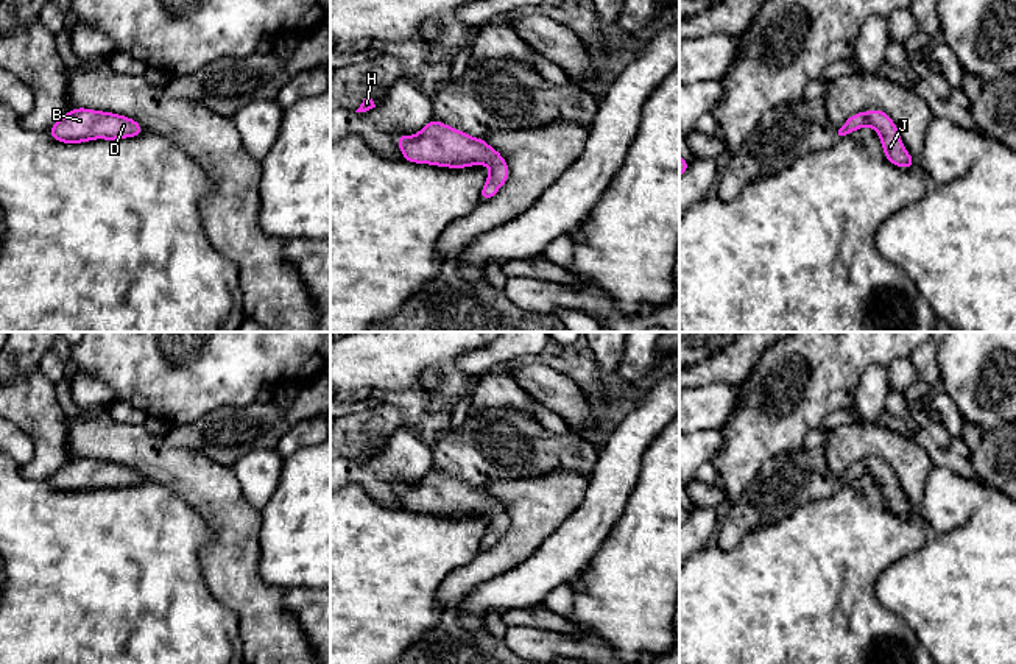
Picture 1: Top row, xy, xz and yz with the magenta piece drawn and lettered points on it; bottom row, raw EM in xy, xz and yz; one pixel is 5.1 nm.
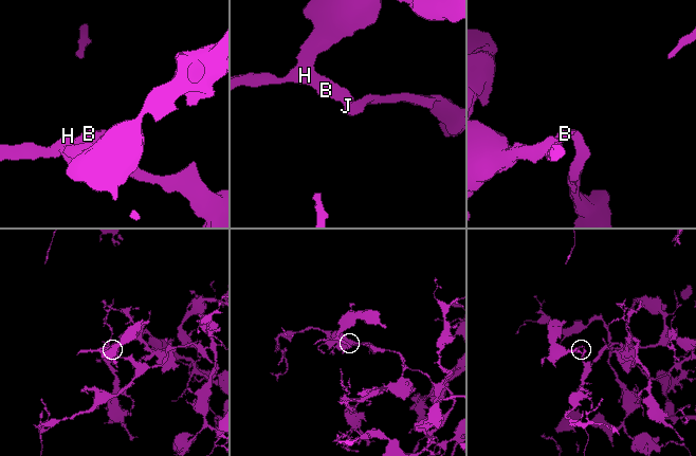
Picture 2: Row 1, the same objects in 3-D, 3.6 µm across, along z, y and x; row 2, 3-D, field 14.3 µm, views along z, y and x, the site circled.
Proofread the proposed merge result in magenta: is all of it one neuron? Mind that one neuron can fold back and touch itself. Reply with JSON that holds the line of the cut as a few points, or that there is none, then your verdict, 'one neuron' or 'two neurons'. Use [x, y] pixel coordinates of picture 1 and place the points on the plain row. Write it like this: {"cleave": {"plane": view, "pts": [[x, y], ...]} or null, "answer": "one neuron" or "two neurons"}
{"cleave": null, "answer": "one neuron"}

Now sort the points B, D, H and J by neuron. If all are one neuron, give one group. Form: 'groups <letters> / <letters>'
groups B D H J

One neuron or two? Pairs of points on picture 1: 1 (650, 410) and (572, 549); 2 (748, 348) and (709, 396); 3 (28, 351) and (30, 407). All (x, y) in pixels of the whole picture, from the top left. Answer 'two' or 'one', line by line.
1: one
2: two
3: two

